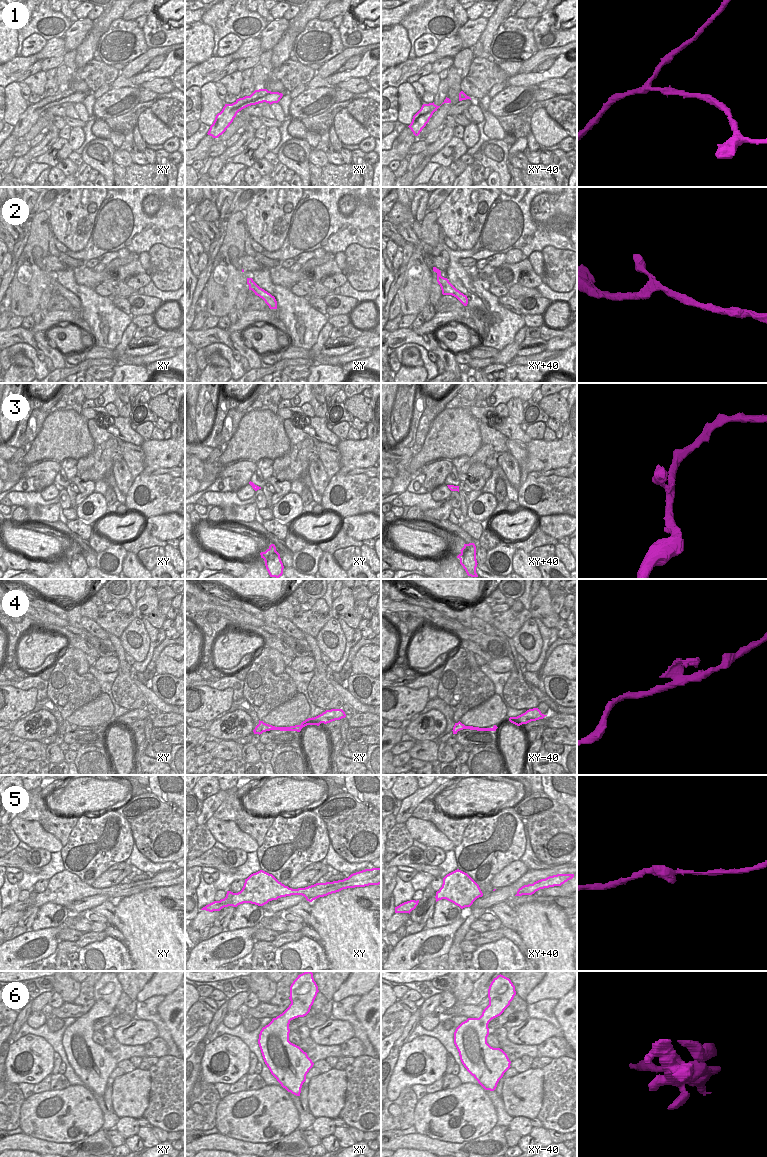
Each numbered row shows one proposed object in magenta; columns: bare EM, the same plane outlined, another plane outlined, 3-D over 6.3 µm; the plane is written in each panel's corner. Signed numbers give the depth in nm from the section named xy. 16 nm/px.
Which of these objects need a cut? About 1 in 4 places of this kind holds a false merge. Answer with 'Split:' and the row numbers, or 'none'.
Split: 4

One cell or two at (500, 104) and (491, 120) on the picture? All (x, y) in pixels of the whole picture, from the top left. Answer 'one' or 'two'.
two

